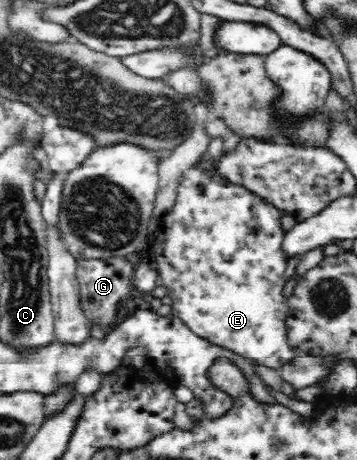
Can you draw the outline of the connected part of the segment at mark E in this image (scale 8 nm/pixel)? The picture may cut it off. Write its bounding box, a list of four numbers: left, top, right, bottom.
[158,167,299,369]

